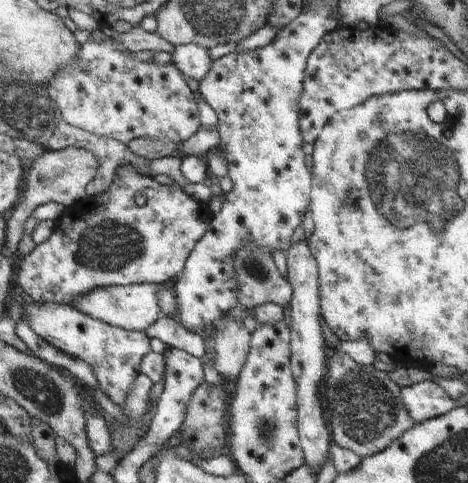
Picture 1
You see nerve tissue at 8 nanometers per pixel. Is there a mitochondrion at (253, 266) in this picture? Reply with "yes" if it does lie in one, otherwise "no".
yes

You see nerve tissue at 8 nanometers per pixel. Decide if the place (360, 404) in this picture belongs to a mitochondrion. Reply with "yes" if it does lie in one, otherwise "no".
yes

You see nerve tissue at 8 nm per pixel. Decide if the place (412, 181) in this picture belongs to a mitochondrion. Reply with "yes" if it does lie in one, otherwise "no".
yes

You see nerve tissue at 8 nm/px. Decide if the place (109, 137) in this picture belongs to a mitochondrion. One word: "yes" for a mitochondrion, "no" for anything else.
no

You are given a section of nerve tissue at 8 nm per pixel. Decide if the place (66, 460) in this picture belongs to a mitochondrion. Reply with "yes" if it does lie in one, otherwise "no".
no

